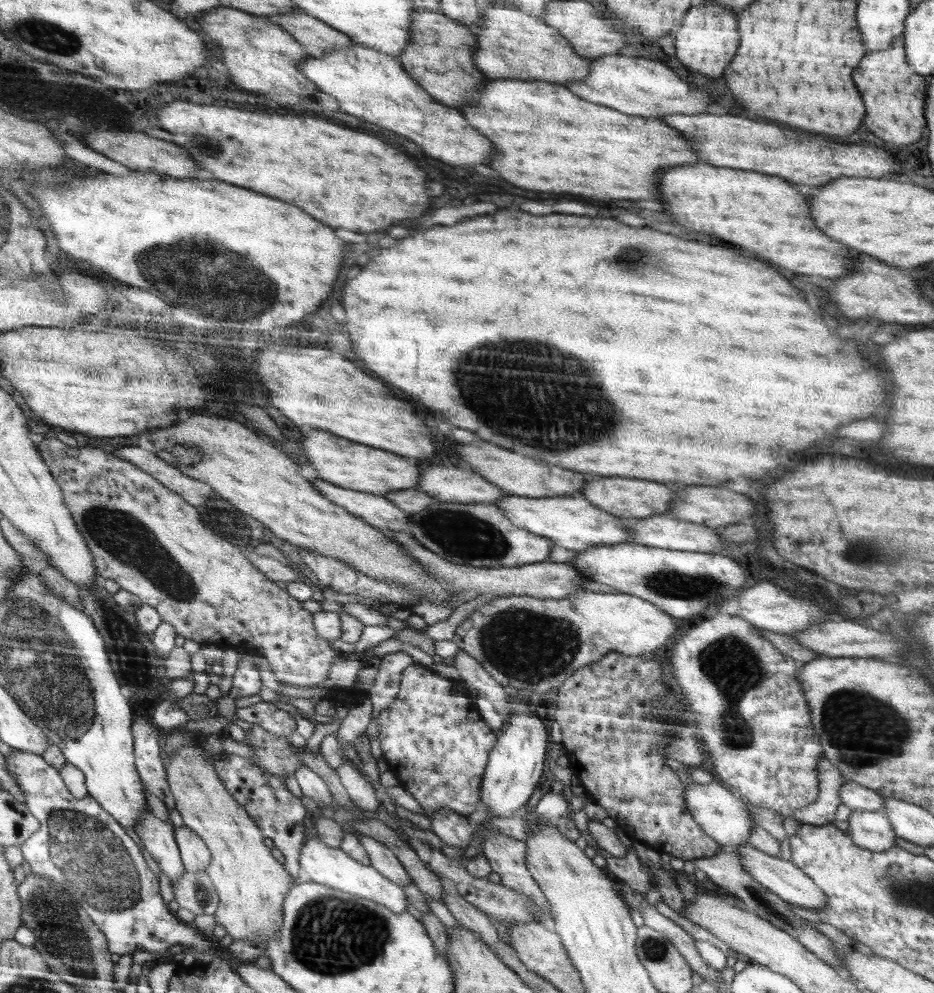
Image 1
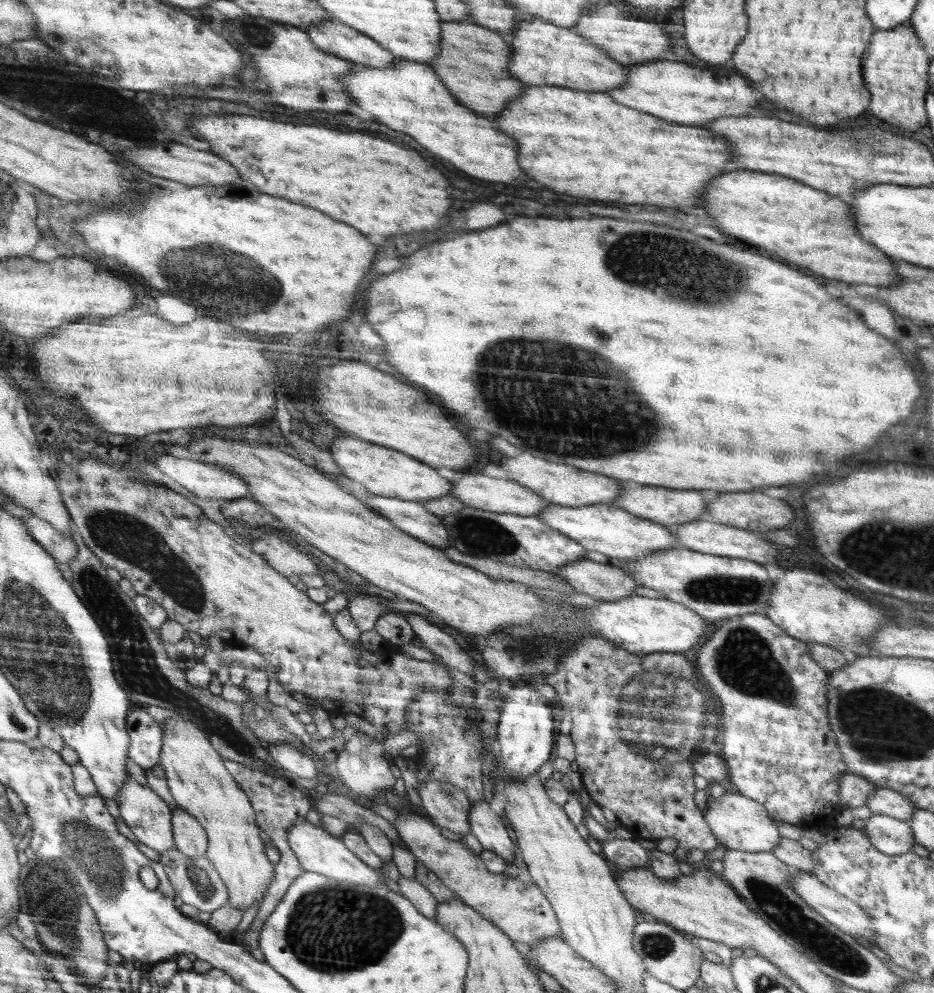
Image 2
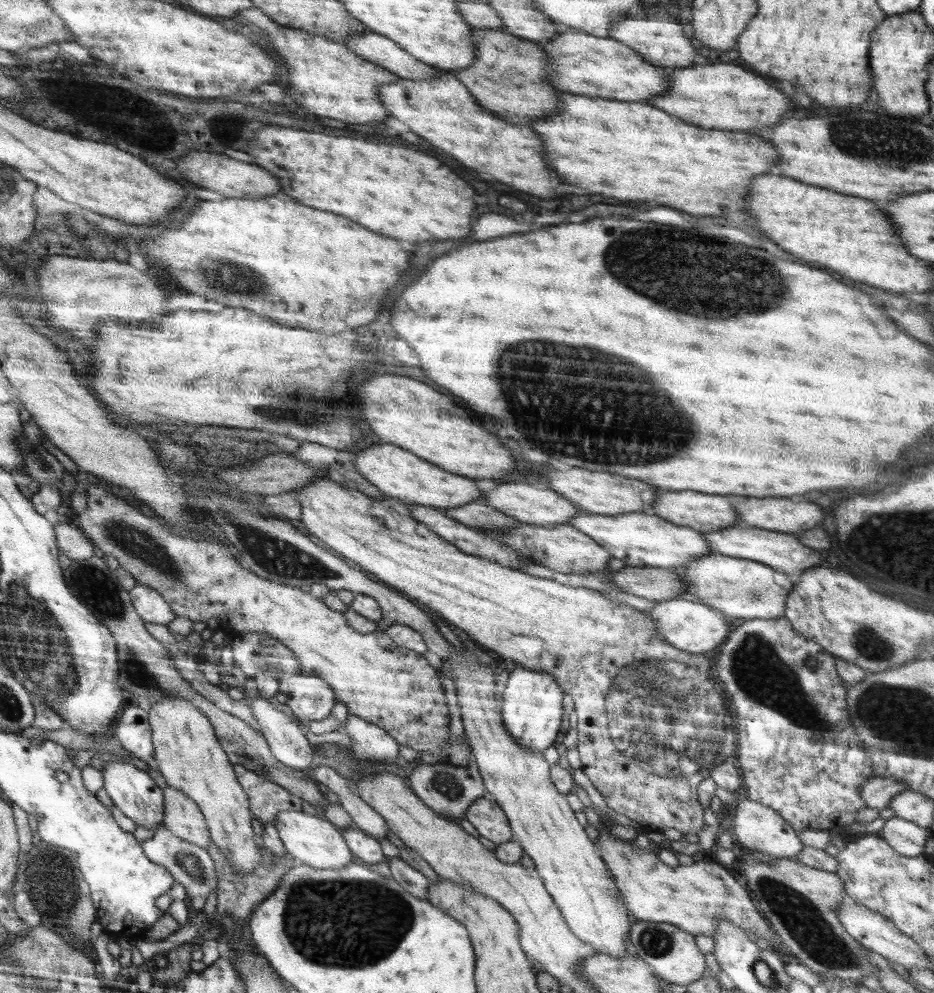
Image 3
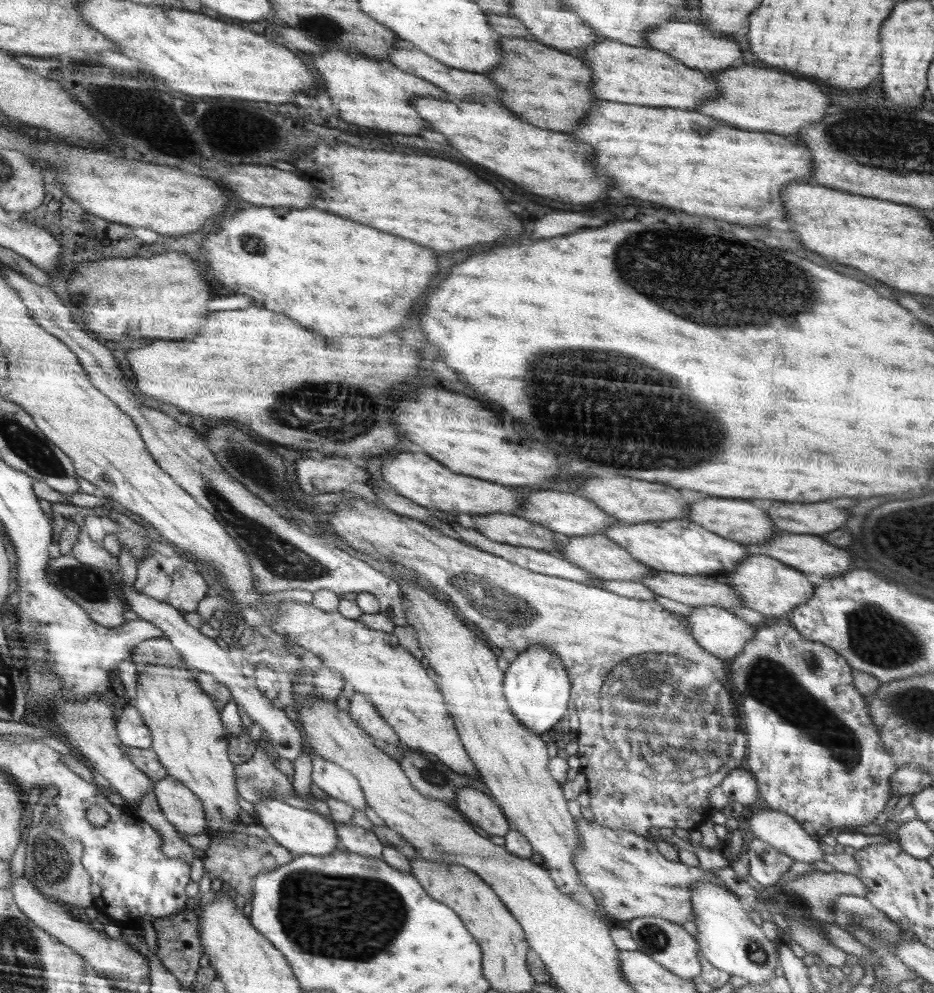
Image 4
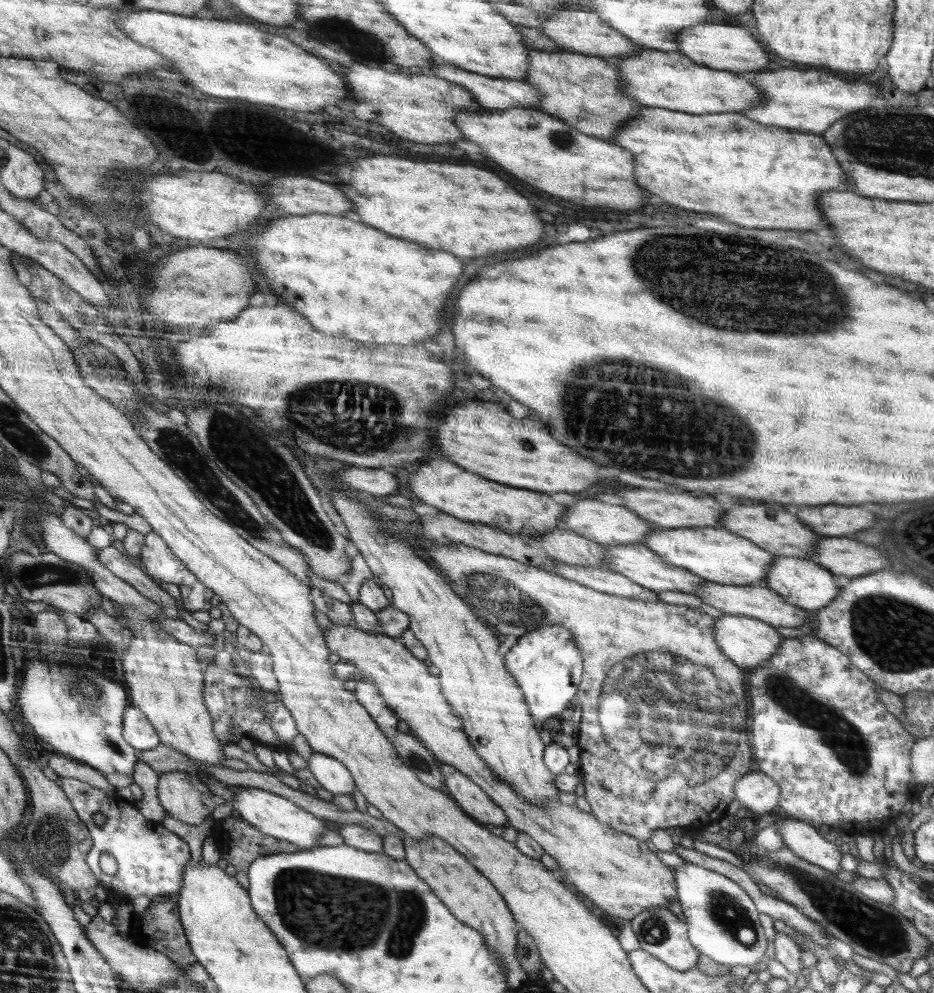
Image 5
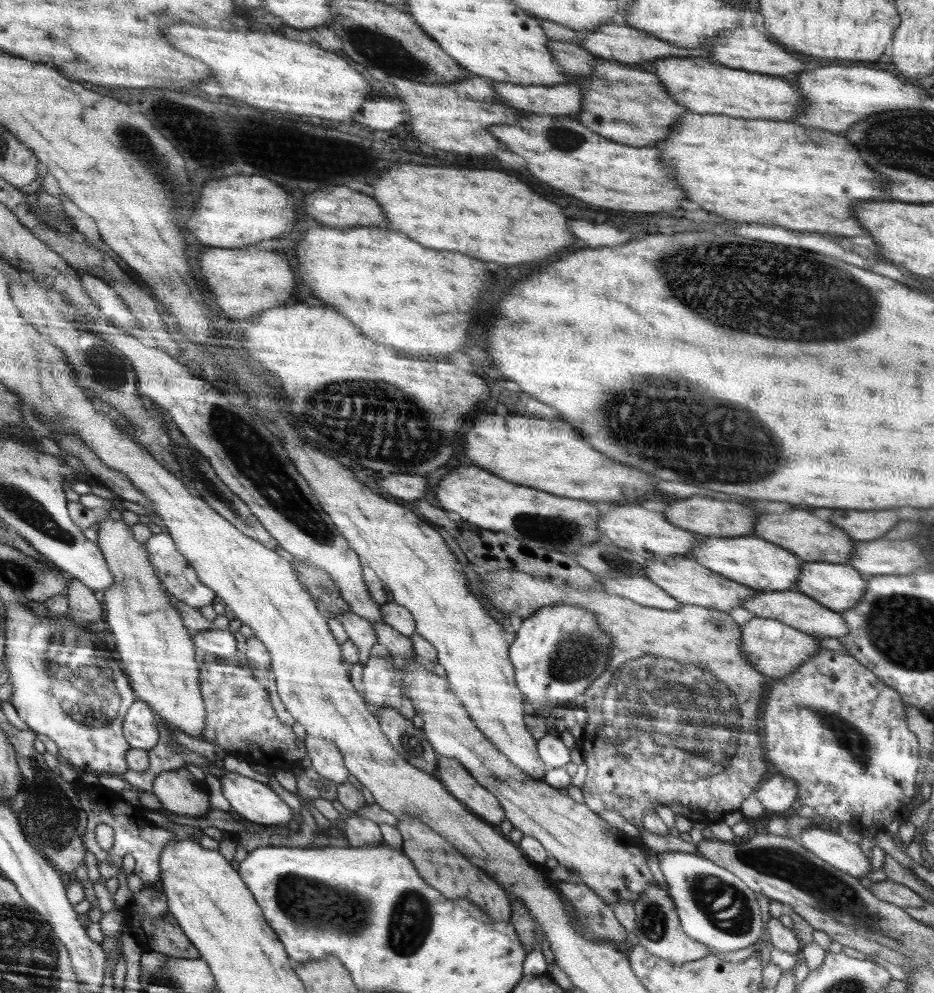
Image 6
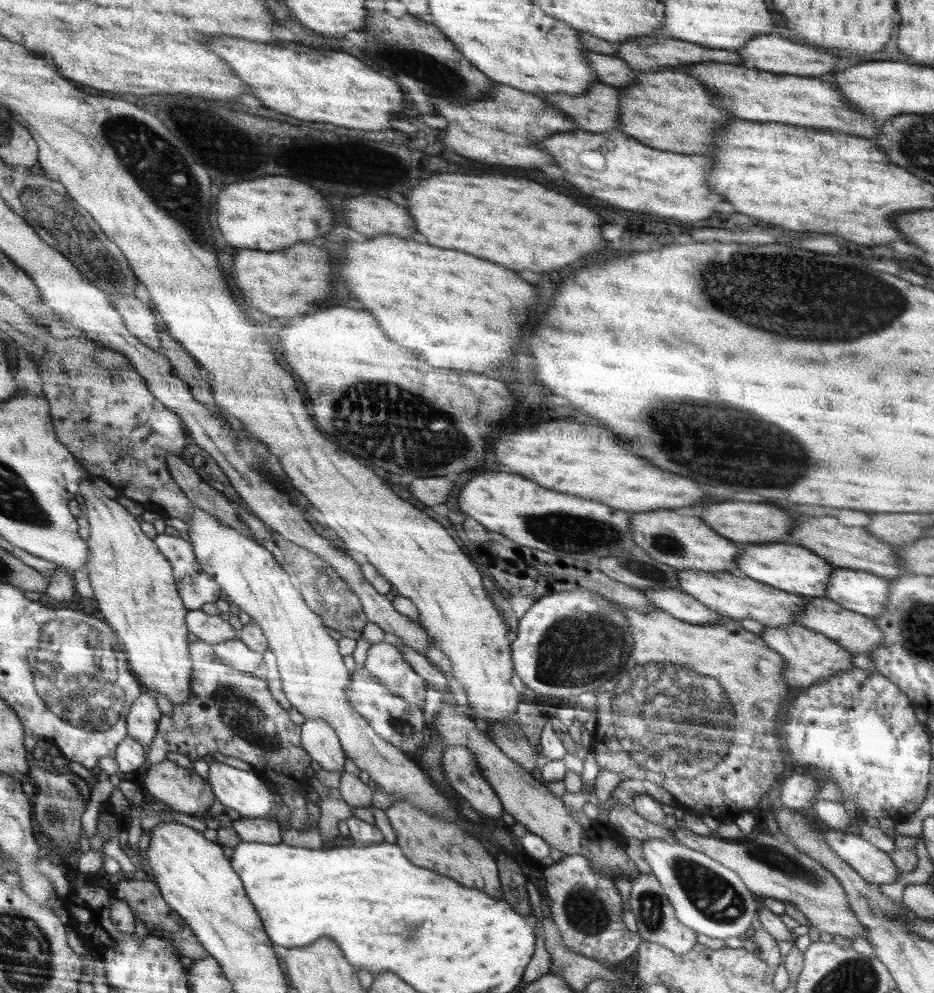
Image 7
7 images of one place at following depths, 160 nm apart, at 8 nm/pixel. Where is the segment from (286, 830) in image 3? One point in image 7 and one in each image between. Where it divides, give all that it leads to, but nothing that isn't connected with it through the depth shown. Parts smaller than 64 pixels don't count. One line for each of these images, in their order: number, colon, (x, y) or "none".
4: (302, 831)
5: (271, 814)
6: (258, 805)
7: (244, 791)

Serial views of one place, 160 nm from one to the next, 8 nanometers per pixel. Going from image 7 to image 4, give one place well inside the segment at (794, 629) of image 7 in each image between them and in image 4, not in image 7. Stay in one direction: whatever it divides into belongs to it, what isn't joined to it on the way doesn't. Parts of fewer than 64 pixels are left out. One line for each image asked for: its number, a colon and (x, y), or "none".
4: (716, 630)
5: (748, 642)
6: (775, 649)

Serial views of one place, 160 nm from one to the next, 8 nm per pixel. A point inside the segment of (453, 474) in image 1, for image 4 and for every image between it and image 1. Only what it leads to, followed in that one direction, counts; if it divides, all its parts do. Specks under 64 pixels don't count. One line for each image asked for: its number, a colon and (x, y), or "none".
2: (474, 489)
3: (520, 500)
4: (567, 514)

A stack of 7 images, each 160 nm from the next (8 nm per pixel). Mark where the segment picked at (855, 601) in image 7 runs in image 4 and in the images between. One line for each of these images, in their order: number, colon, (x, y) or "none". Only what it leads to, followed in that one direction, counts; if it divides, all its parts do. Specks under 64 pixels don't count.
4: (763, 584)
5: (801, 582)
6: (839, 587)

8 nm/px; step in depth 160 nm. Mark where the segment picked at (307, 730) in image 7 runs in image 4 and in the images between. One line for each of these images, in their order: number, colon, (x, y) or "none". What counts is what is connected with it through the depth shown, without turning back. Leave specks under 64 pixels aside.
4: (337, 782)
5: (332, 775)
6: (326, 760)

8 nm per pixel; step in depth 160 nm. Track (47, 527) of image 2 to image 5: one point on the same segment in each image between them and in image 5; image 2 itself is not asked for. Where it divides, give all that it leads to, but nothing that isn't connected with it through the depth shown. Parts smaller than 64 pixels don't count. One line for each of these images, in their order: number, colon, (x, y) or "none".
3: (72, 541)
4: (86, 550)
5: (120, 565)

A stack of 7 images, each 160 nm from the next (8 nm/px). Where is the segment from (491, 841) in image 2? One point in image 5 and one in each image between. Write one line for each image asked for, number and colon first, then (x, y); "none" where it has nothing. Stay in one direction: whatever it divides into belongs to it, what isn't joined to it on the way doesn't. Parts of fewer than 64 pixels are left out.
3: (489, 820)
4: (472, 802)
5: (476, 801)

